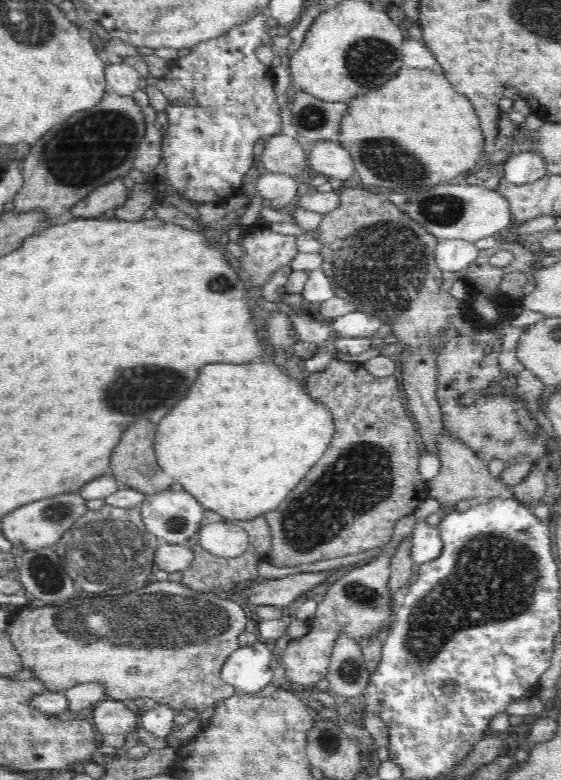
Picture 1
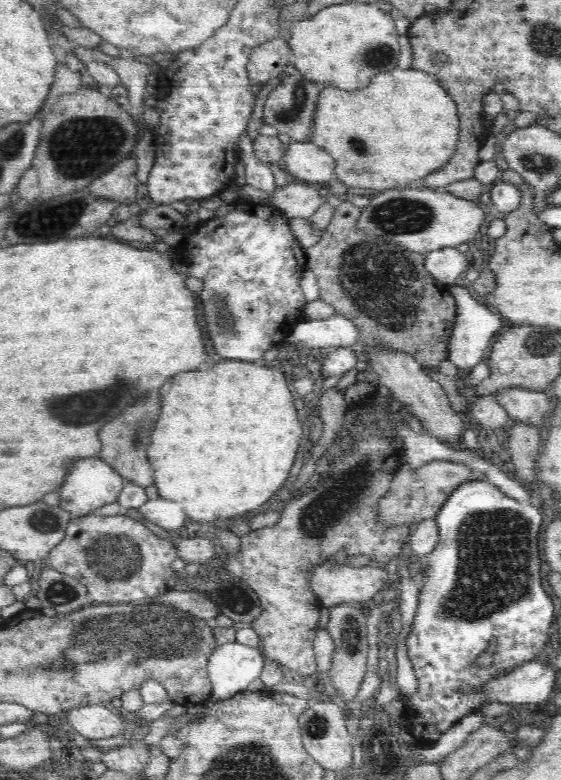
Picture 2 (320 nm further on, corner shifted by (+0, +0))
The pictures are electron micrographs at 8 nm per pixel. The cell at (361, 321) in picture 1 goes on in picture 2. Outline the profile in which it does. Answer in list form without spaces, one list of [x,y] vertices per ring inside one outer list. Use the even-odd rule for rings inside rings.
[[[336,314],[326,319],[300,320],[293,326],[285,343],[309,349],[351,348],[358,343],[358,338],[358,327],[344,315]]]

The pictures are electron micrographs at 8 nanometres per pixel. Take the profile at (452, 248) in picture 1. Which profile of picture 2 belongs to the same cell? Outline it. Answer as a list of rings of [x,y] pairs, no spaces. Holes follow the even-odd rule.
[[[444,247],[427,253],[424,266],[426,266],[425,269],[428,271],[428,274],[431,274],[436,282],[456,285],[456,278],[462,277],[470,264],[466,253],[460,253],[456,247]]]

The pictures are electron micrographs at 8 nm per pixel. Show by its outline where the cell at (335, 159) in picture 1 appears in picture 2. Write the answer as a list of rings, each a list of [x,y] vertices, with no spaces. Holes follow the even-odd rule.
[[[293,141],[286,146],[284,153],[284,164],[286,164],[286,172],[290,179],[306,183],[320,183],[326,186],[327,182],[334,180],[335,160],[326,152],[326,149],[320,148],[309,141]]]

